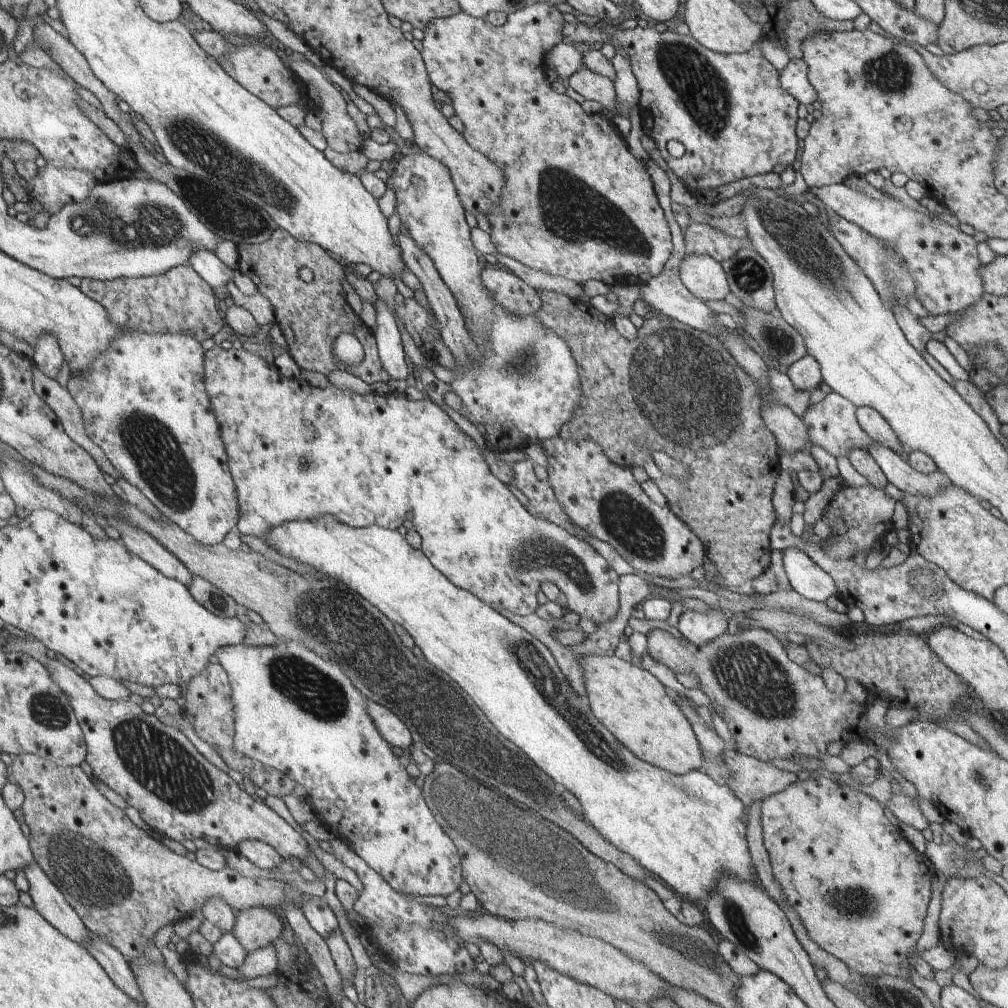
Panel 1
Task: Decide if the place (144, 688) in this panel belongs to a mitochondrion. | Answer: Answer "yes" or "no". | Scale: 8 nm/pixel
no

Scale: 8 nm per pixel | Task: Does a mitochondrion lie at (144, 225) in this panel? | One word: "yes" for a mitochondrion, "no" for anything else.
yes

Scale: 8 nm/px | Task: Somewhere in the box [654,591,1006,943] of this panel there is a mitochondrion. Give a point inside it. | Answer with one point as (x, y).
(750, 675)

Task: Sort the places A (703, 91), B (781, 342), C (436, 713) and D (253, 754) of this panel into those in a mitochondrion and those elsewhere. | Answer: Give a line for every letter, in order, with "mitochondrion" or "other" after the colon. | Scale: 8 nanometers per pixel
A: mitochondrion
B: mitochondrion
C: mitochondrion
D: other

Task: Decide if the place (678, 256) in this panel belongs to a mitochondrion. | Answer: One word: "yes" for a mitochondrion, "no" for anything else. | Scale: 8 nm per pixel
no

